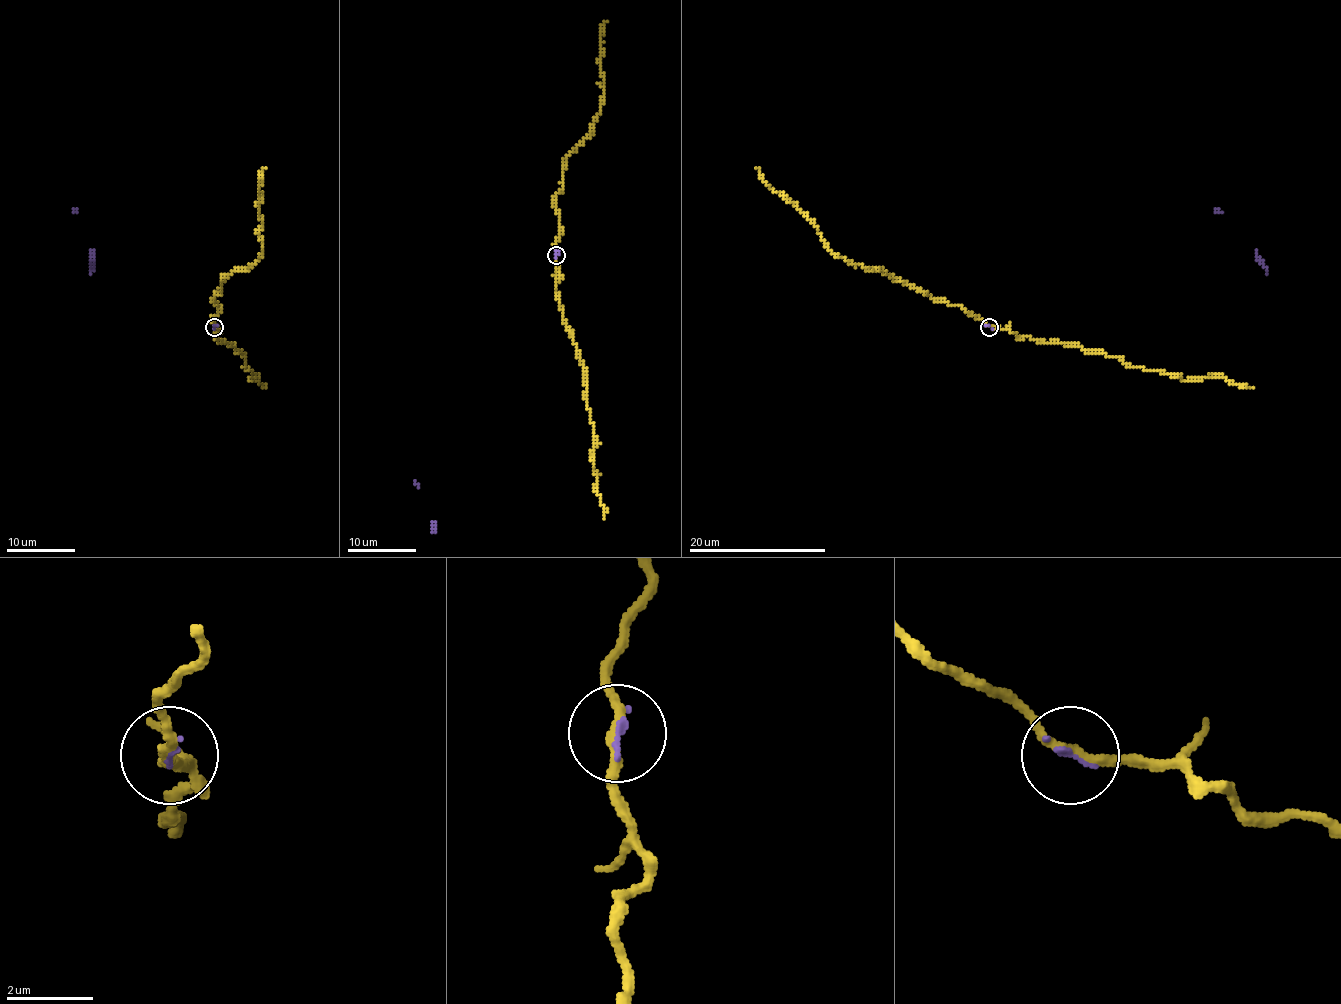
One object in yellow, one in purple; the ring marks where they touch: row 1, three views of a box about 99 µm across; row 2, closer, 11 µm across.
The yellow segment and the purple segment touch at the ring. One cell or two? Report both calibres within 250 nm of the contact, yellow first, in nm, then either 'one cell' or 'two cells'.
240 nm thick on the yellow side, 110 nm on the other; one cell

